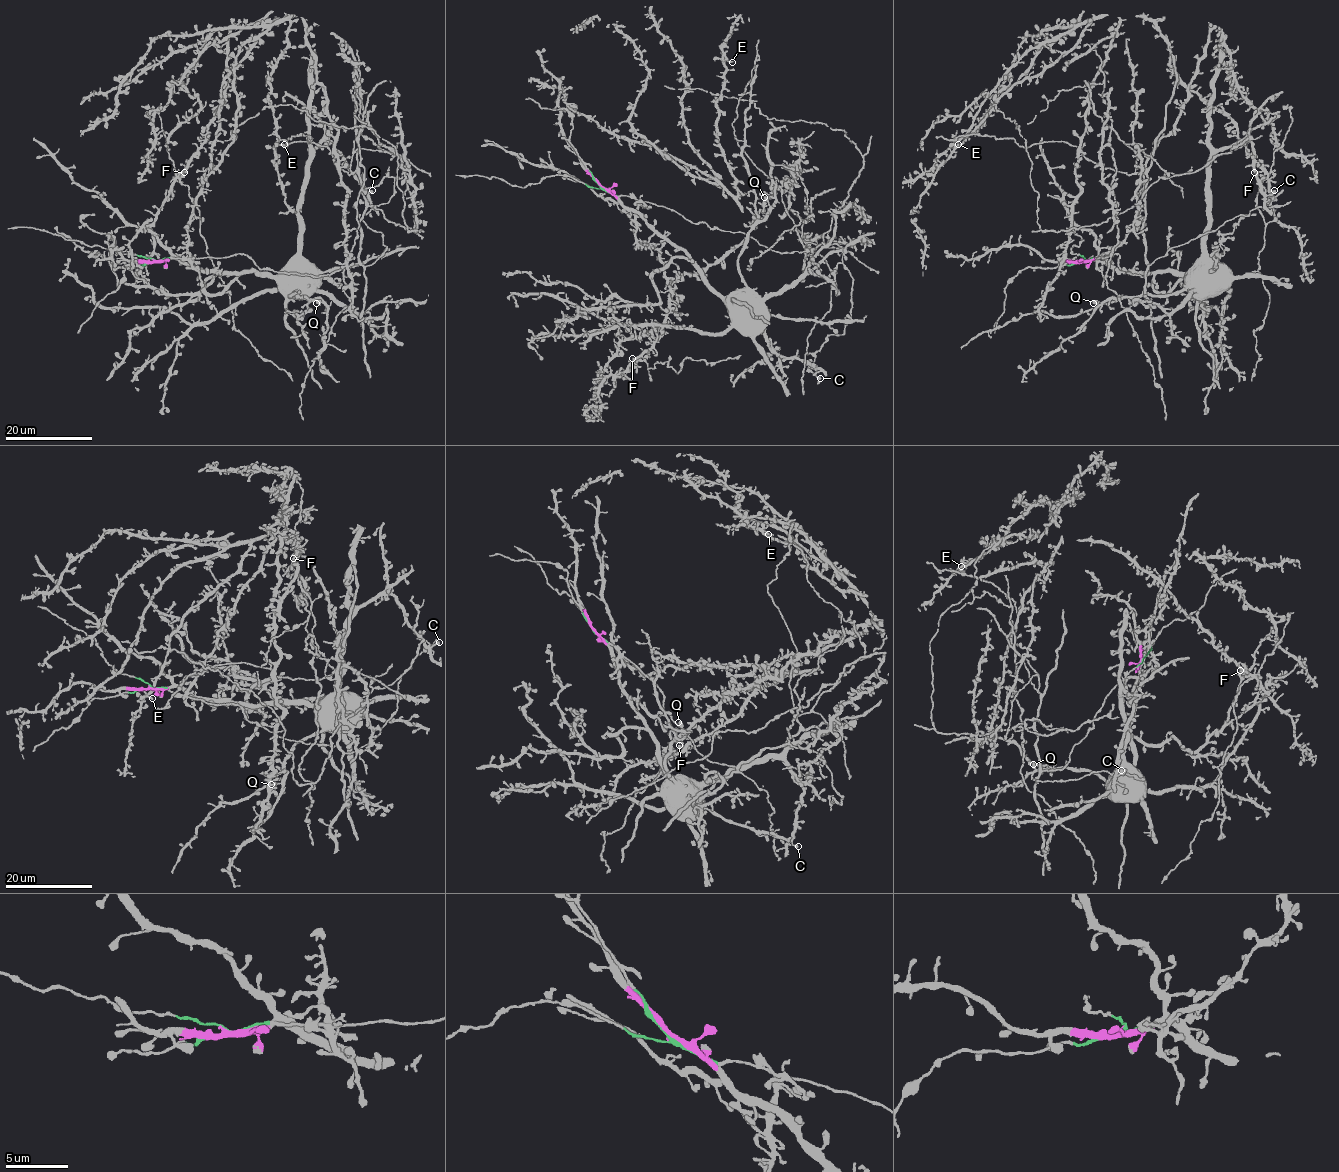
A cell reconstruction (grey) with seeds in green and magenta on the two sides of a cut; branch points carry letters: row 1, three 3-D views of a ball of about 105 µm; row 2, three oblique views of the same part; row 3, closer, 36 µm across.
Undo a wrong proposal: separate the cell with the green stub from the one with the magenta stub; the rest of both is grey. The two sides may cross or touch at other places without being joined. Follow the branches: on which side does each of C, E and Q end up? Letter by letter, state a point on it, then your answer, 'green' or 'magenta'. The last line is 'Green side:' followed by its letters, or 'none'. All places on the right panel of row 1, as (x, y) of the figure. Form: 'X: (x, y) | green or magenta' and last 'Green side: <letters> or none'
C: (1274, 190) | magenta
E: (958, 144) | green
Q: (1093, 303) | magenta
Green side: E

